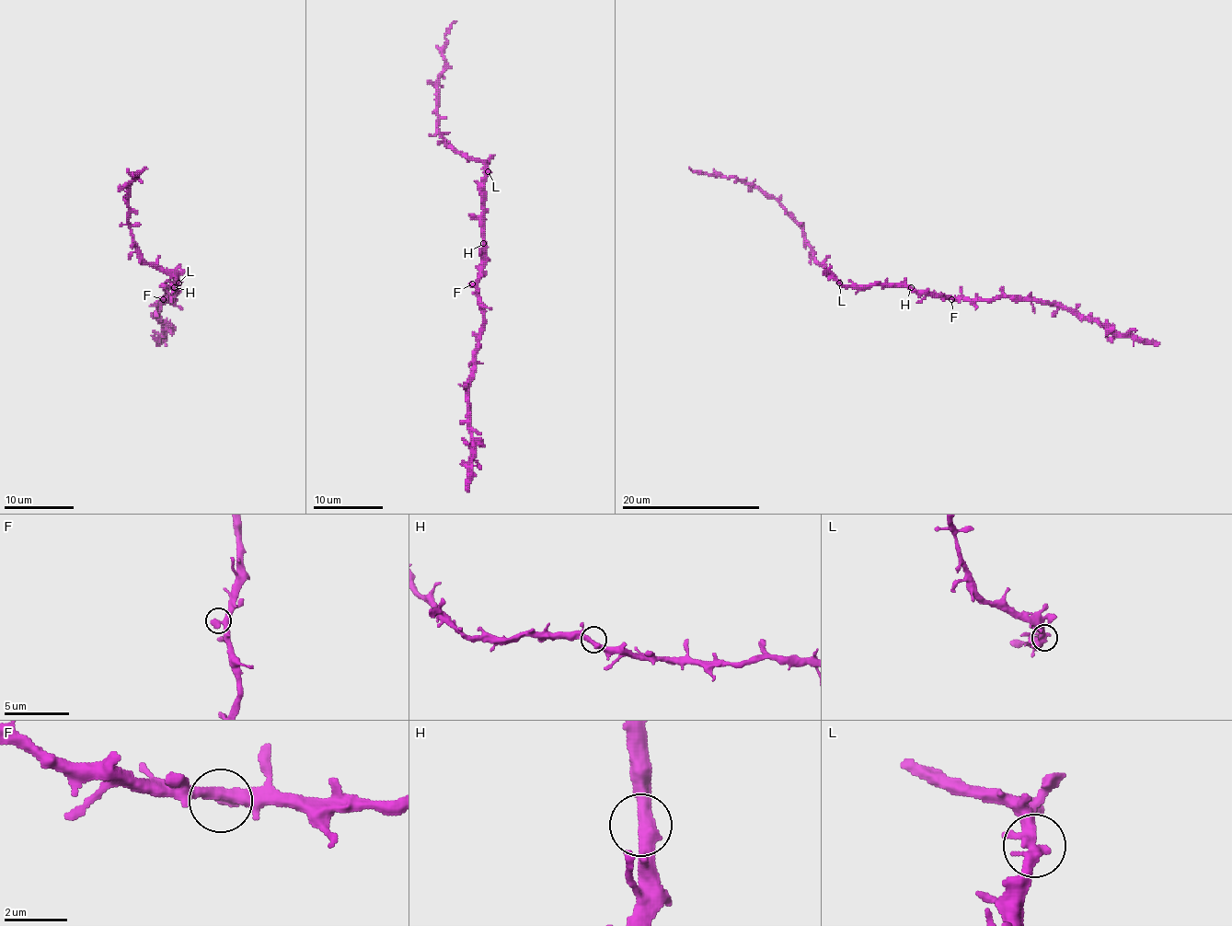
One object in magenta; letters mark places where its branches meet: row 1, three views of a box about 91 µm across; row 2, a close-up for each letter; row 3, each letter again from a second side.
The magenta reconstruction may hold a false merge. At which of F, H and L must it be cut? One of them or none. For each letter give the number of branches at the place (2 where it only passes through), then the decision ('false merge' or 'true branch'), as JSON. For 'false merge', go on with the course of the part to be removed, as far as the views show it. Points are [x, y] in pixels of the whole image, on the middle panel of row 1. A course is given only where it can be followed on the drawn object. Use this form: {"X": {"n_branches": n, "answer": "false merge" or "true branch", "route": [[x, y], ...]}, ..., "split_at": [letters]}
{"F": {"n_branches": 2, "answer": "true branch"}, "H": {"n_branches": 3, "answer": "true branch"}, "L": {"n_branches": 3, "answer": "true branch"}, "split_at": []}

